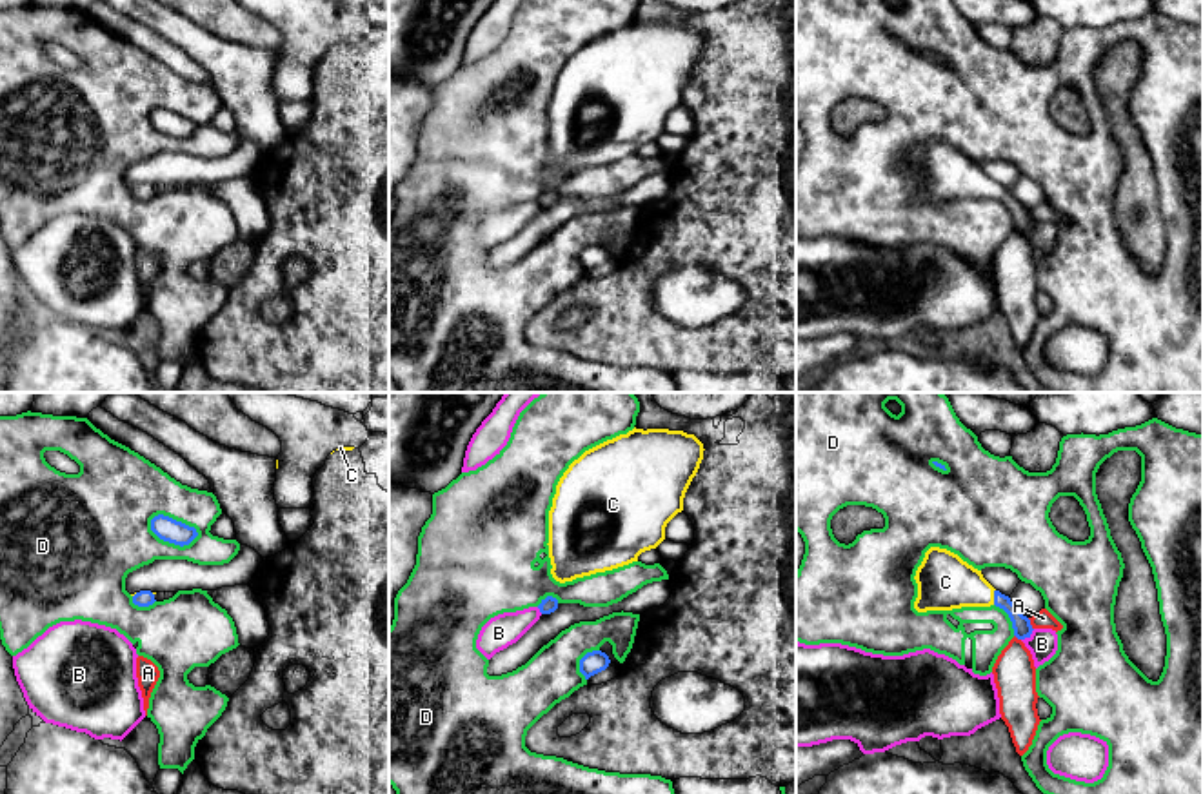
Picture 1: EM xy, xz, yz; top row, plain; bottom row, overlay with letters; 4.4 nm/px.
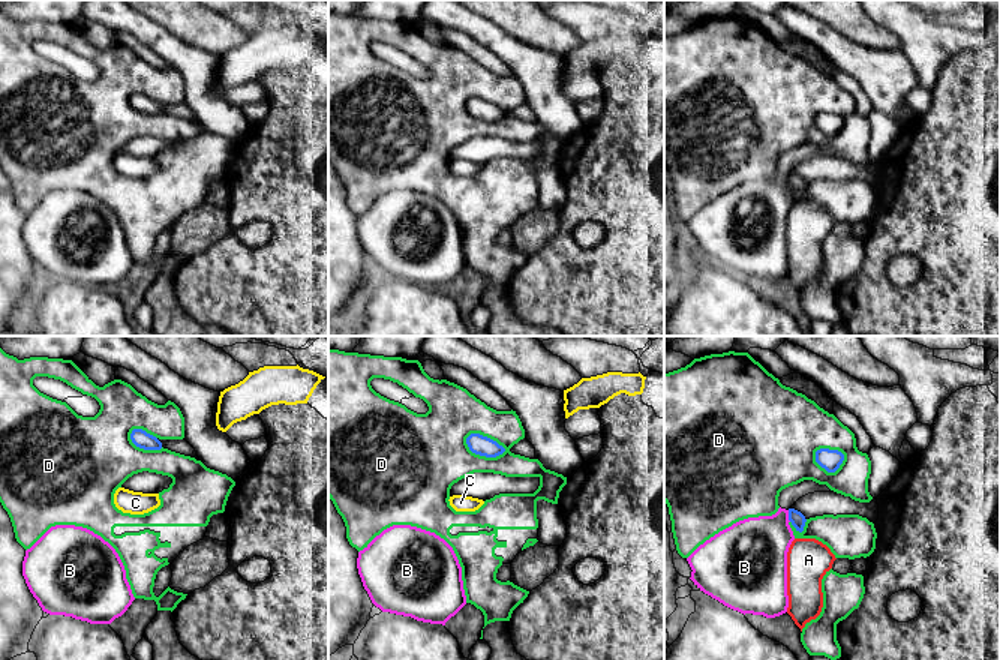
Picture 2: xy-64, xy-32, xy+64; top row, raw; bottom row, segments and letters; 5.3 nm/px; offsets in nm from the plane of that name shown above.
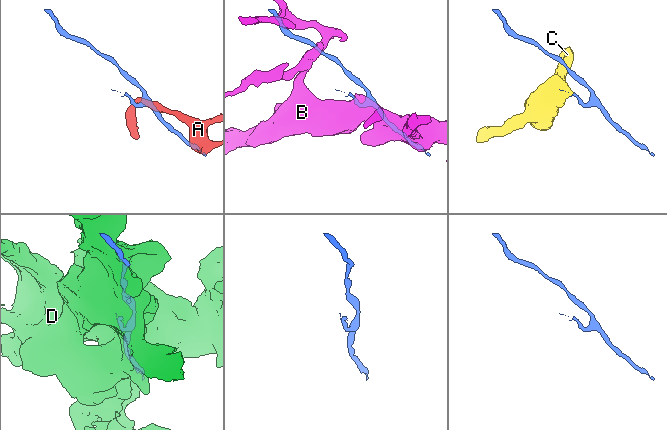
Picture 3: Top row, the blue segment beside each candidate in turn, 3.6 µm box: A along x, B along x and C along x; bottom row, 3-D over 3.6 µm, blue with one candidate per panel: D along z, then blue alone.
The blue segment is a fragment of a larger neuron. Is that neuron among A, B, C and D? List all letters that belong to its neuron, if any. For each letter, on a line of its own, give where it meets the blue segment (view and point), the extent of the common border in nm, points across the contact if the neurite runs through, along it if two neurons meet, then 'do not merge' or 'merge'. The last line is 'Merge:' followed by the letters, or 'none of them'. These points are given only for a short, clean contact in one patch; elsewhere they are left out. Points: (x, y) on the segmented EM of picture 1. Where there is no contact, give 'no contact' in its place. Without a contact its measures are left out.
A: meets blue in yz at (1029, 624); contact 60 nm long; border along yz (1027, 618), (1033, 629); do not merge
B: meets blue in yz at (1027, 636); contact 80 nm long; border along yz (1034, 629), (1022, 640); do not merge
C: meets blue in yz at (994, 596); contact 70 nm long; runs through yz (1022, 625), (994, 596), (945, 582); merge
D: meets blue in xy at (175, 520); contact 240 nm long; do not merge
Merge: C

